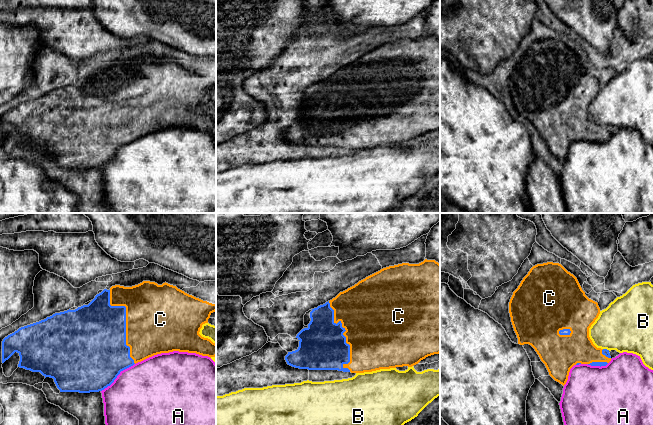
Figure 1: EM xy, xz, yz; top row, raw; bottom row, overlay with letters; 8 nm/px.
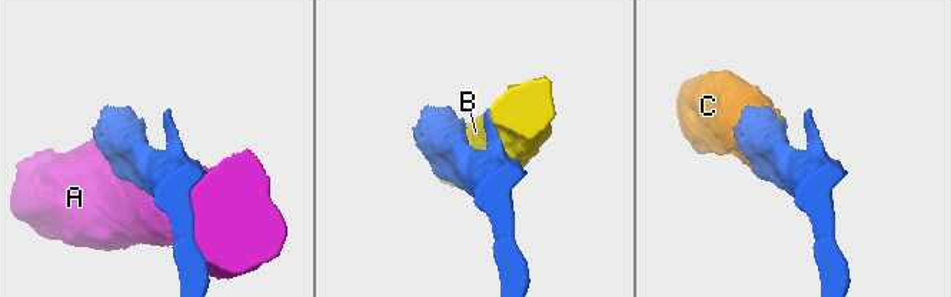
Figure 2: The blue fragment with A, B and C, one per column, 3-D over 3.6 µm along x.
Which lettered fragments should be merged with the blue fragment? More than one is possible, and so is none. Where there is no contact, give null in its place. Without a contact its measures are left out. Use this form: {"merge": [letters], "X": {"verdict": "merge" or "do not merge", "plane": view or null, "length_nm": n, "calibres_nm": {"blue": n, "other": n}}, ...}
{"merge": ["C"], "A": {"verdict": "do not merge", "plane": "xy", "length_nm": 360, "calibres_nm": {"blue": 500, "other": 480}}, "B": {"verdict": "do not merge", "plane": "yz", "length_nm": 60, "calibres_nm": {"blue": 50, "other": 420}}, "C": {"verdict": "merge", "plane": "xz", "length_nm": 600, "calibres_nm": {"blue": 380, "other": 460}}}

